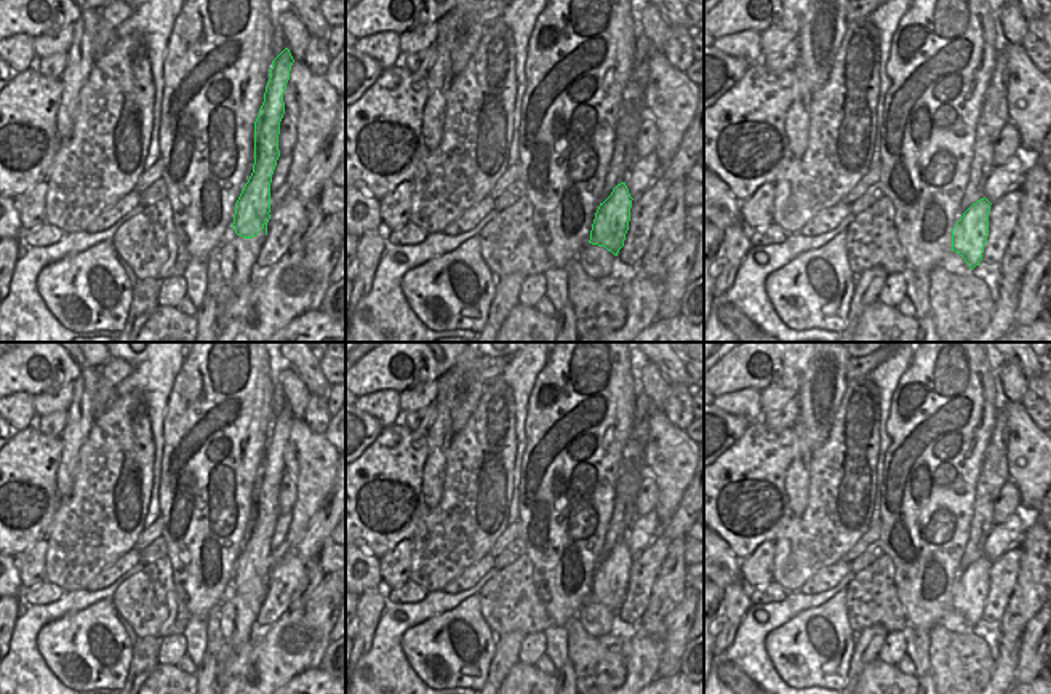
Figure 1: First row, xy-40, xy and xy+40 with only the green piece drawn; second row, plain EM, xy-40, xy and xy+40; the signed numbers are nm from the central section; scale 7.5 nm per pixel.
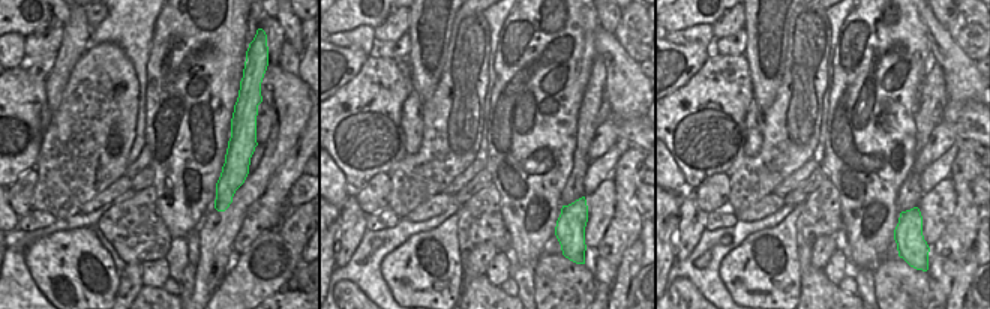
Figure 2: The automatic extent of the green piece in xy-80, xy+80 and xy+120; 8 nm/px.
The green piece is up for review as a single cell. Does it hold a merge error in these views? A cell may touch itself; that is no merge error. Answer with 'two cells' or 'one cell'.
one cell

